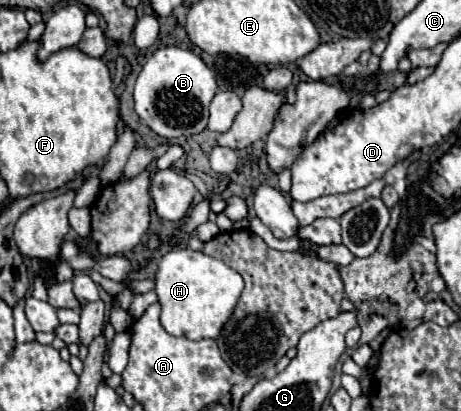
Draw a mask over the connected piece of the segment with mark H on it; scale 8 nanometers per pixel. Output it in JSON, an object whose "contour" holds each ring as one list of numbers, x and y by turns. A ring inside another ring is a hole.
{"contour":[[173,249,159,259,155,291,161,303,161,323,167,333,187,339,217,339,229,321,239,295,243,291,241,275,227,267,221,259,213,259,201,251]]}

